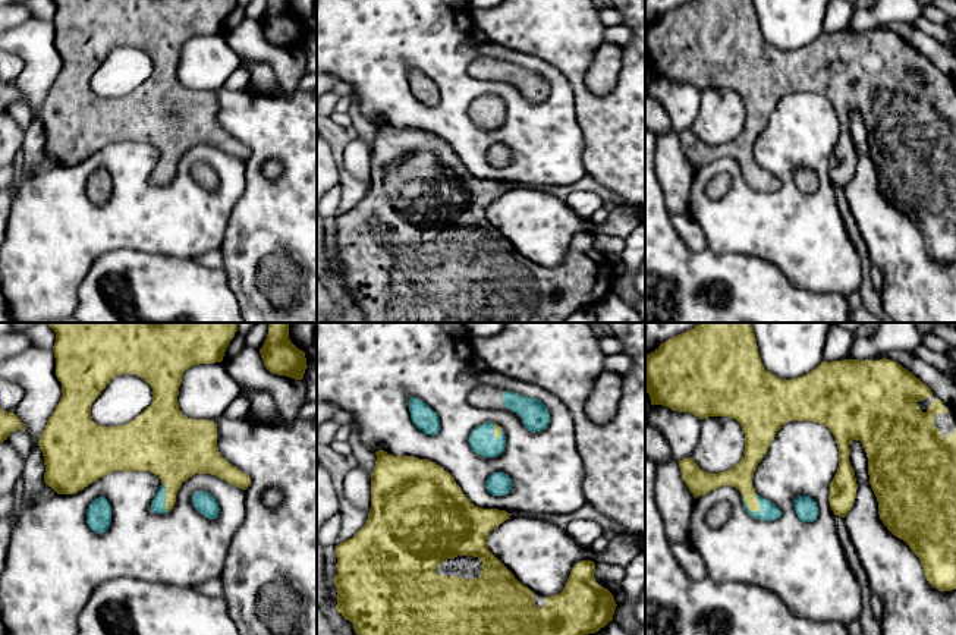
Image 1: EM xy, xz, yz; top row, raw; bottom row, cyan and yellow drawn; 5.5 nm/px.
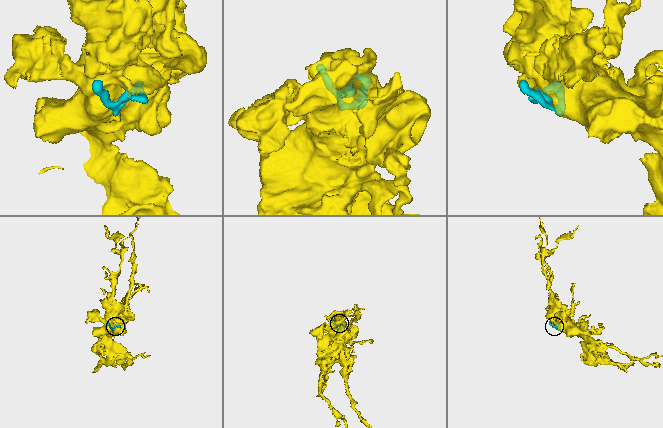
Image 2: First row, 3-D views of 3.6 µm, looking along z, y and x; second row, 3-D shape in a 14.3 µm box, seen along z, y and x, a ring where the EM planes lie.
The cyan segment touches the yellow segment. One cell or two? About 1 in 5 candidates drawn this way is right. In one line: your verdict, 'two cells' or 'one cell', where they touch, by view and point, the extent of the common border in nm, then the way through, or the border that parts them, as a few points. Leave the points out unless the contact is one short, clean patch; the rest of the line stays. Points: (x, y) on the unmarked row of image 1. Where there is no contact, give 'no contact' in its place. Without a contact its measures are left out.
one cell | yz (747, 179) | 130 nm | across yz (769, 182), (747, 179), (748, 163), (741, 147)

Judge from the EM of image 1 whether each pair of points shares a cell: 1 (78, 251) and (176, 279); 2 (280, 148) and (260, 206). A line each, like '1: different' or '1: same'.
1: different
2: same

